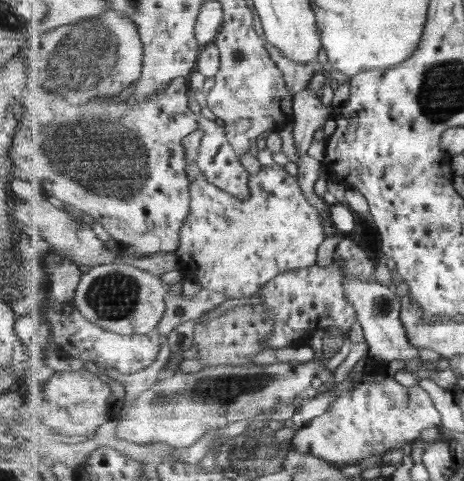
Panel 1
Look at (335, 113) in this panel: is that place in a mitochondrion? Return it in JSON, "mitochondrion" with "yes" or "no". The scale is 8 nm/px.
{"mitochondrion":"no"}

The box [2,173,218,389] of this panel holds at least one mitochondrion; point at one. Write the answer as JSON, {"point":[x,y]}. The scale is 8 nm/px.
{"point":[113,295]}

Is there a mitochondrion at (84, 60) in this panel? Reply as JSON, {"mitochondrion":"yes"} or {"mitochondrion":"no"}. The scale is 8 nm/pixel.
{"mitochondrion":"yes"}

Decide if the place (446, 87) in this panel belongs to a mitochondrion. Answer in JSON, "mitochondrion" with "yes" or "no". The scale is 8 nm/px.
{"mitochondrion":"yes"}

